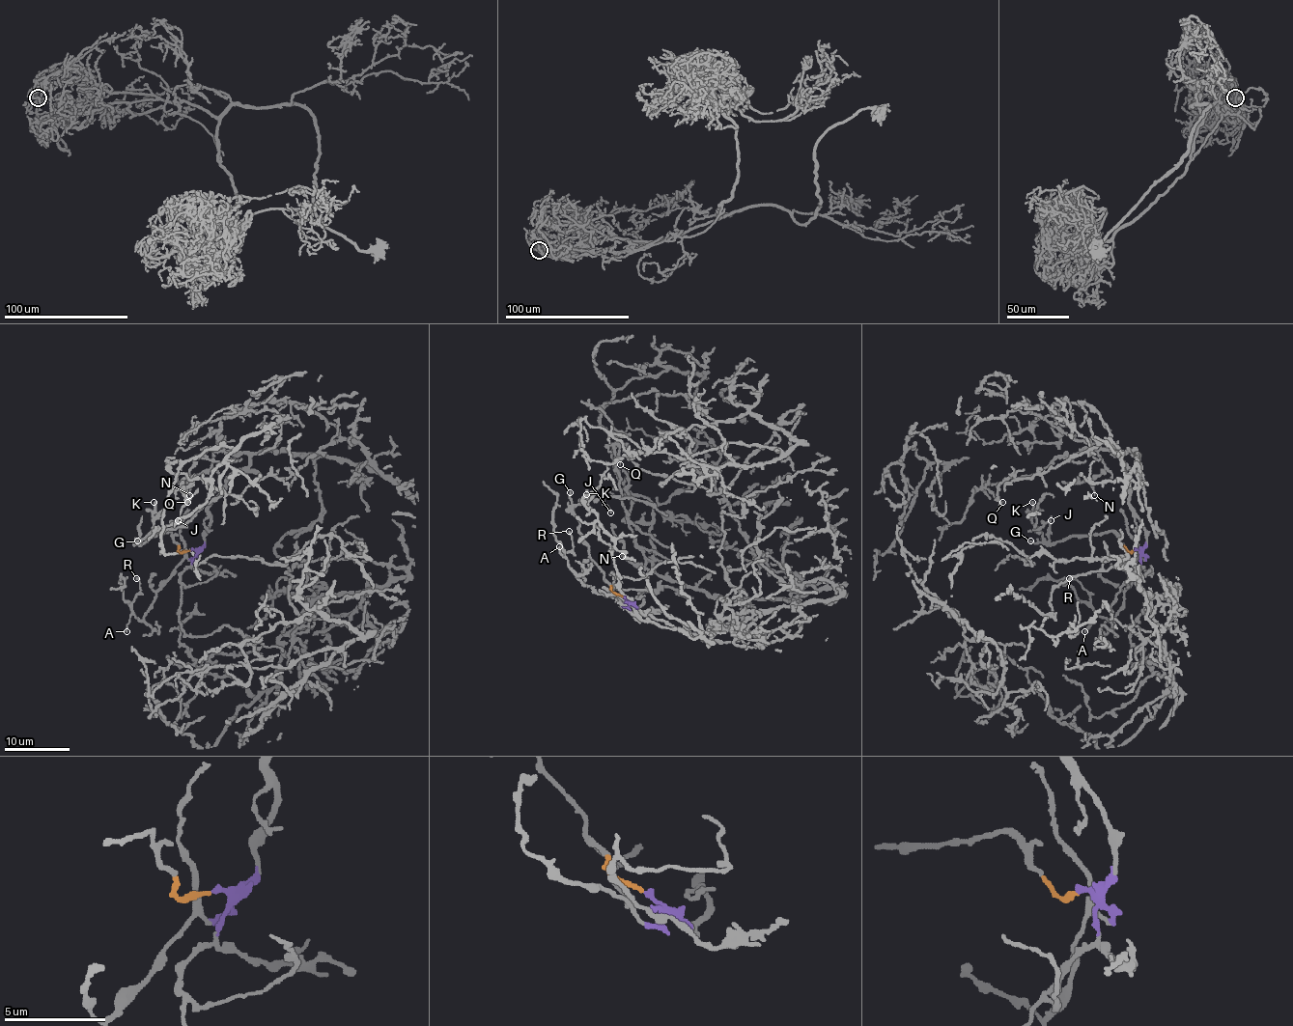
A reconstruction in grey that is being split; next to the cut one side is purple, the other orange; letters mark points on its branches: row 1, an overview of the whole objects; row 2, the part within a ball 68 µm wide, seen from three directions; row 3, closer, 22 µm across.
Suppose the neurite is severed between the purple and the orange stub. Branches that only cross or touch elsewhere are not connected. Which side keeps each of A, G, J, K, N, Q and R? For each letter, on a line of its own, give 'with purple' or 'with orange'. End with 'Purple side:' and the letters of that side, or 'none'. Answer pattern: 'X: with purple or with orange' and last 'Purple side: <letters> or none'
A: with purple
G: with orange
J: with orange
K: with orange
N: with purple
Q: with purple
R: with purple
Purple side: A, N, Q, R

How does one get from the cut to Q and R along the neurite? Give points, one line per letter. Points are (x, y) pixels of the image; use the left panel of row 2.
Q: (191, 550), (204, 540), (211, 500), (249, 457), (221, 450), (197, 455), (182, 484), (187, 502)
R: (191, 550), (196, 552), (182, 560), (141, 620), (132, 610), (132, 600), (141, 591), (136, 578)

